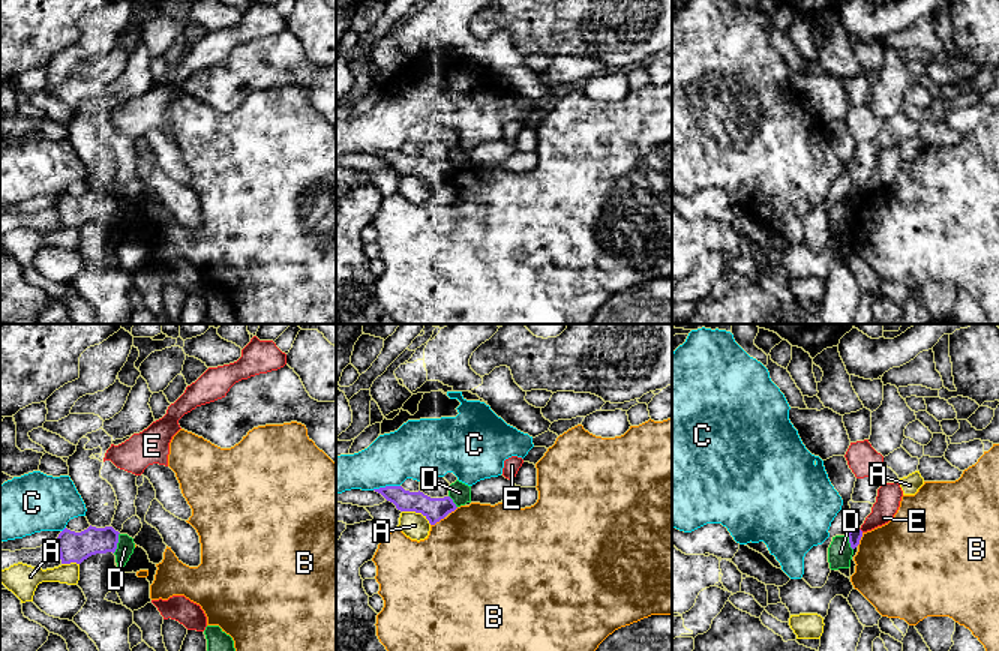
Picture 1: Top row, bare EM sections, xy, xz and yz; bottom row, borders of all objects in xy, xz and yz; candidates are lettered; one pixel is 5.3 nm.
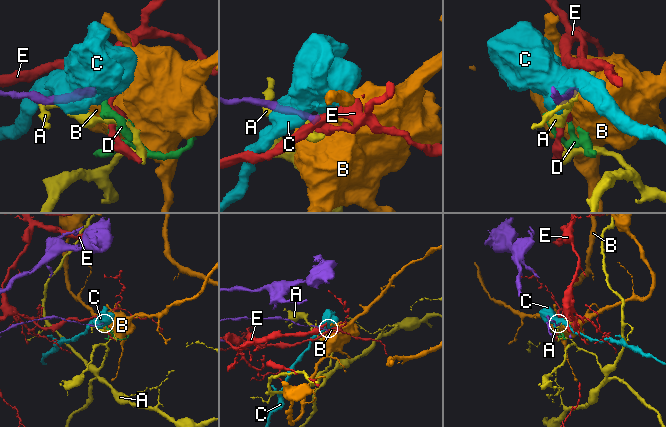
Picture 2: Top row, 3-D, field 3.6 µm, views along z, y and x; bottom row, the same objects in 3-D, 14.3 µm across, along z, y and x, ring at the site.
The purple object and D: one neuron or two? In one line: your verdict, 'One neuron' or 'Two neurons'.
Two neurons

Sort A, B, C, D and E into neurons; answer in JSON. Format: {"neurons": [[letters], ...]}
{"neurons": [["A"], ["B"], ["C"], ["D"], ["E"]]}

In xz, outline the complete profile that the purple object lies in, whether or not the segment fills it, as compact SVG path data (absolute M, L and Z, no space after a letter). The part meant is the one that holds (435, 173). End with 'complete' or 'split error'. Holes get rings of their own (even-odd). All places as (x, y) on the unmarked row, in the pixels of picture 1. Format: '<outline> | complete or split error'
M386 150L374 154L393 166L400 176L422 177L430 189L435 189L458 172L450 160L430 162L420 154L405 154L402 150Z | complete

